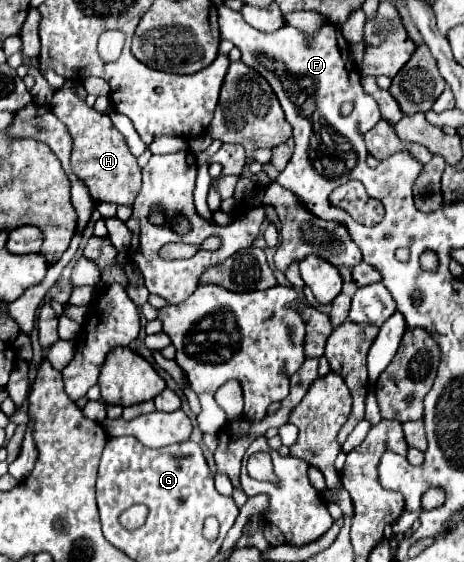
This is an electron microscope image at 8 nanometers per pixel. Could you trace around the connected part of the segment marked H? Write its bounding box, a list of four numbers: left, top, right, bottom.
[51,85,141,207]

